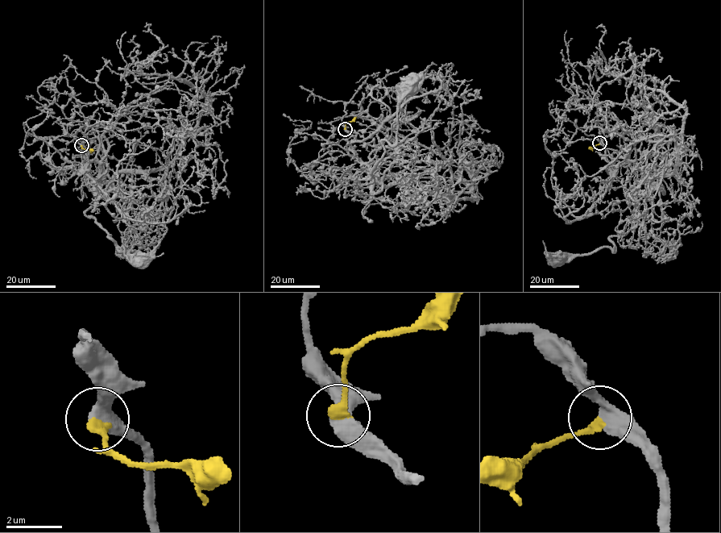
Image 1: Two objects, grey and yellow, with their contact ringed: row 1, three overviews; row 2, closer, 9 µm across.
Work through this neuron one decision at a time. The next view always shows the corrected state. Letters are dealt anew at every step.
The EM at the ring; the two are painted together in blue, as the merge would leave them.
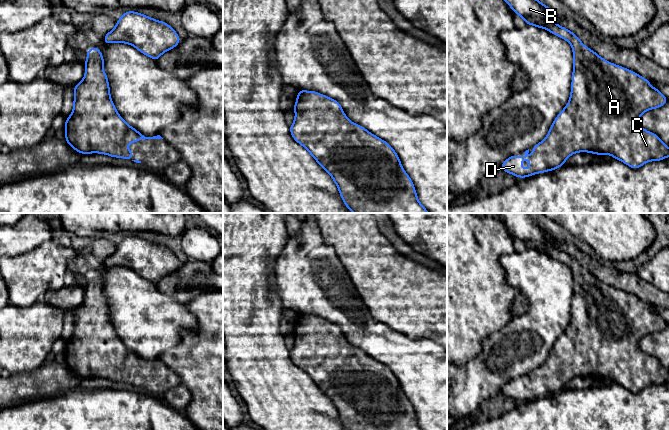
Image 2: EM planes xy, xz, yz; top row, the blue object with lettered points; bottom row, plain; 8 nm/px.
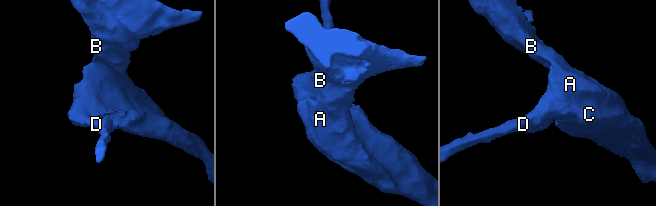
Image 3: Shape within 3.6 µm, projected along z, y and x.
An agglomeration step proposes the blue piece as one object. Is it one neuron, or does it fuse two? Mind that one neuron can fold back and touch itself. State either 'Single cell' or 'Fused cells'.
Single cell

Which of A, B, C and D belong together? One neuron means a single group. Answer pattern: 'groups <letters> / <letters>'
groups A B C D

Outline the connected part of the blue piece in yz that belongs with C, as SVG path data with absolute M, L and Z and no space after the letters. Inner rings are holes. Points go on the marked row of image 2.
M505 0L514 14L522 17L526 25L544 28L552 34L568 41L573 49L573 74L570 99L565 108L559 112L550 126L548 135L539 144L534 145L533 157L528 156L529 149L524 152L525 157L517 154L506 159L501 169L518 178L533 176L535 173L544 173L555 170L565 164L572 154L590 152L598 155L611 155L633 169L638 169L649 161L661 161L669 157L669 147L653 132L648 132L639 123L639 117L646 111L664 106L669 100L656 88L650 85L649 80L622 66L604 60L597 53L586 47L581 40L570 30L553 22L555 12L538 0ZM528 160L530 169L522 169L521 162Z

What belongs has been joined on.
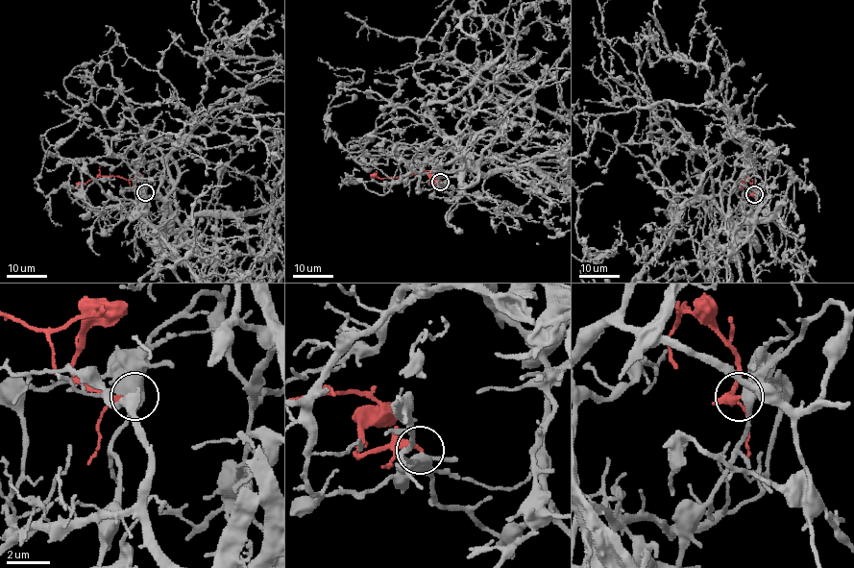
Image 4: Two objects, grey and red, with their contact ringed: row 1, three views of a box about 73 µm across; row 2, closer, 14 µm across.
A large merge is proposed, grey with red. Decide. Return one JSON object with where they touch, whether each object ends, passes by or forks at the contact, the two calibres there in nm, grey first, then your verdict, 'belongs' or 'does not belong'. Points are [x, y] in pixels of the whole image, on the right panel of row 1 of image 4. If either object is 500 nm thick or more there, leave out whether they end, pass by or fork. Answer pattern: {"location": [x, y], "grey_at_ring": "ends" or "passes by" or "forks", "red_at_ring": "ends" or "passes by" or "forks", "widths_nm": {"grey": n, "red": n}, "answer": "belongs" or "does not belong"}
{"location": [754, 194], "widths_nm": {"grey": 500, "red": 280}, "answer": "does not belong"}

